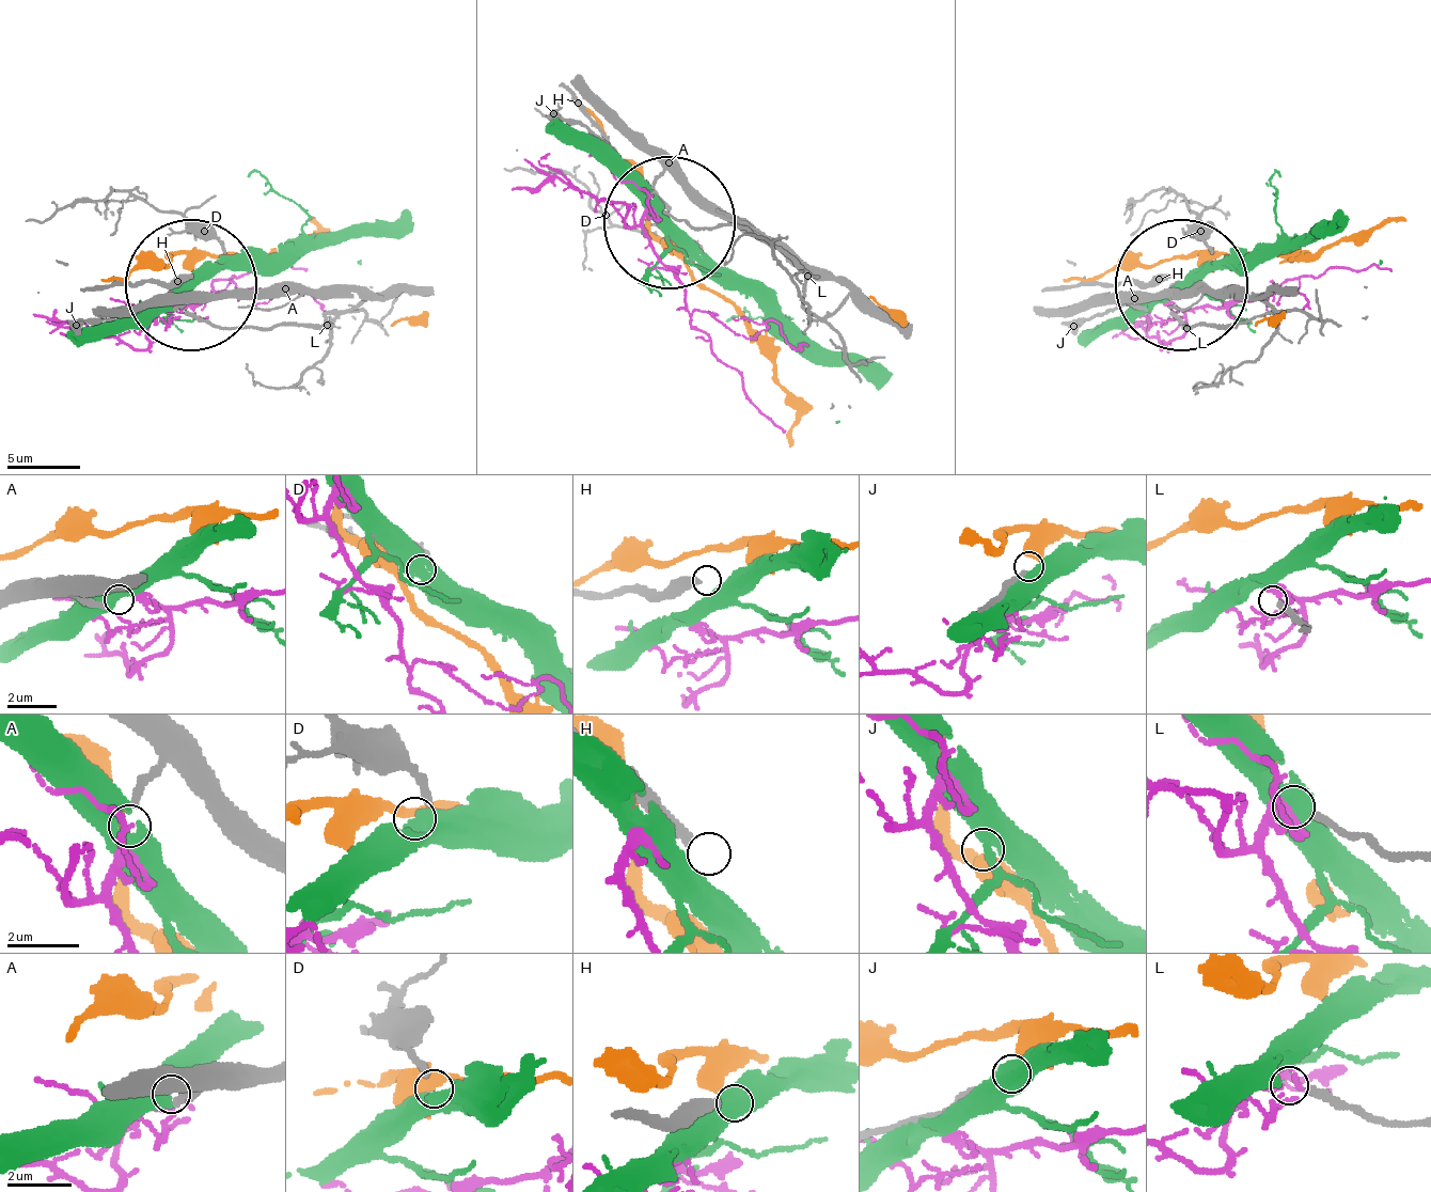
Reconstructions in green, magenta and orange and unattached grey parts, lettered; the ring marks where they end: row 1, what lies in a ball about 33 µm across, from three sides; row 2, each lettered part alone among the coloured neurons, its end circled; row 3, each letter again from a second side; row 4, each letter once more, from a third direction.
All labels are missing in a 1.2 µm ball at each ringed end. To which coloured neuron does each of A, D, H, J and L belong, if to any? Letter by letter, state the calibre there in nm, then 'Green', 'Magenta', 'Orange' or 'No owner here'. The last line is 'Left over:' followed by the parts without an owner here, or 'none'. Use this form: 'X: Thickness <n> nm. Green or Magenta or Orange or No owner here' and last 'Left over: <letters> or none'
A: Thickness 200 nm. Magenta
D: Thickness 200 nm. Green
H: Thickness 360 nm. No owner here
J: Thickness 190 nm. Orange
L: Thickness 200 nm. No owner here
Left over: H, L

